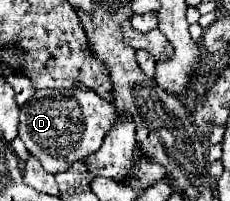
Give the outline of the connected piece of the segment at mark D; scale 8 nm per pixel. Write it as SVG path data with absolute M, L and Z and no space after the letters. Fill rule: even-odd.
M81 84L67 90L35 90L35 94L21 106L19 138L47 172L57 174L61 172L61 166L67 166L67 162L79 162L87 158L87 154L99 150L107 130L113 126L113 118L115 106Z

